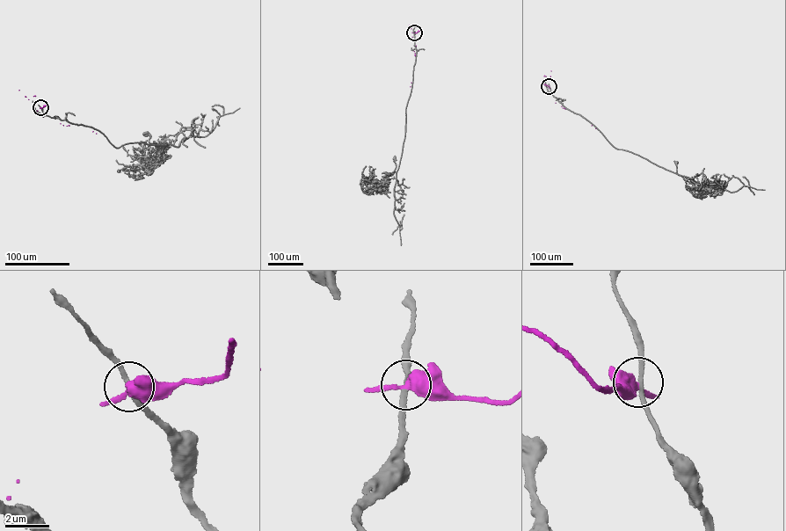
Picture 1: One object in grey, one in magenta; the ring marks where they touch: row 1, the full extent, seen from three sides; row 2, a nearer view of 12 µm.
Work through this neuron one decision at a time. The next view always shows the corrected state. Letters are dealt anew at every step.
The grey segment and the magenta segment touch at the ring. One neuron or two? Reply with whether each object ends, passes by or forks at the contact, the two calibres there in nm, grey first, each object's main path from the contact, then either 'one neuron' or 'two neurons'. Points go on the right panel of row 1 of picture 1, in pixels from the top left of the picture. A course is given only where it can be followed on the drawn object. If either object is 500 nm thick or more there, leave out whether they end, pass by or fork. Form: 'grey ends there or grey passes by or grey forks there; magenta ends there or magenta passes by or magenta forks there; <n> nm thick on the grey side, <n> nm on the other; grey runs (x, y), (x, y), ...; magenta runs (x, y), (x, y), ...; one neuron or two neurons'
grey passes by; magenta passes by; 200 nm thick on the grey side, 440 nm on the other; grey runs (549, 86), (559, 102), (590, 121), (614, 147), (686, 176), (694, 185), (677, 173), (676, 163); magenta runs (549, 86), (563, 108), (595, 128); two neurons

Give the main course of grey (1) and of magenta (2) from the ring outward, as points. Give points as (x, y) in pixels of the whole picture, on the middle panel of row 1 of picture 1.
1: (414, 32), (417, 53), (405, 109), (402, 152), (396, 171), (387, 178), (396, 169), (394, 158)
2: (414, 32), (412, 32), (415, 55), (410, 86)

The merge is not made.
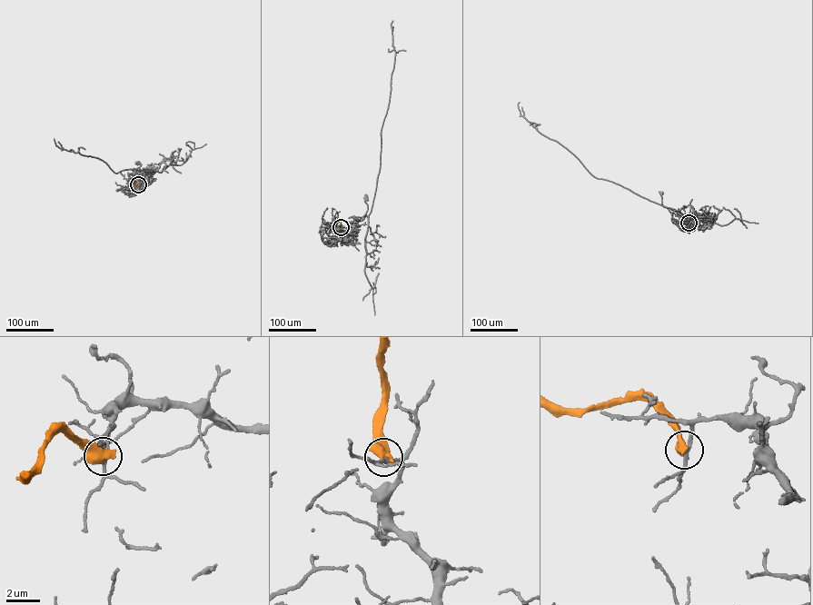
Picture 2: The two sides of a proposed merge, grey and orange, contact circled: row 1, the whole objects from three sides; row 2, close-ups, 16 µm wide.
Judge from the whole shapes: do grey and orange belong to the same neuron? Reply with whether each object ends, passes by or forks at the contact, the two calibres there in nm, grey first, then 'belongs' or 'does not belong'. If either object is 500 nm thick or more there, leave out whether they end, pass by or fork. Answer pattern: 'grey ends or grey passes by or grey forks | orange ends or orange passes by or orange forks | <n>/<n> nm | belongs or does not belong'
190/650 nm | does not belong

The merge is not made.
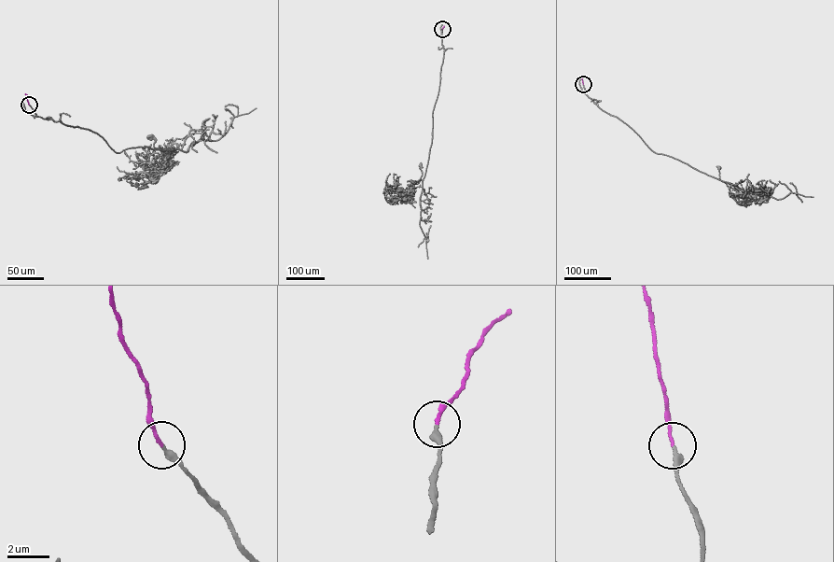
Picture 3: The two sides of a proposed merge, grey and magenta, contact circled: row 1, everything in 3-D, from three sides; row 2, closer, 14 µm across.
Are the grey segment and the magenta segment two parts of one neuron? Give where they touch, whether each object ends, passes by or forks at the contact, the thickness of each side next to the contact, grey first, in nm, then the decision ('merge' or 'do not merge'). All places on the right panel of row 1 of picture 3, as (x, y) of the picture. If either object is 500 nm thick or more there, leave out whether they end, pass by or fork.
(583, 84) | grey ends | magenta ends | 320/140 nm | merge

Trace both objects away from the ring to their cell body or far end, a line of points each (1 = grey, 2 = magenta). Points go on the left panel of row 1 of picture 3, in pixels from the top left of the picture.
1: (29, 105), (44, 119), (96, 133), (118, 152), (173, 148), (166, 161), (168, 152), (150, 137)
2: (29, 105), (25, 93)

